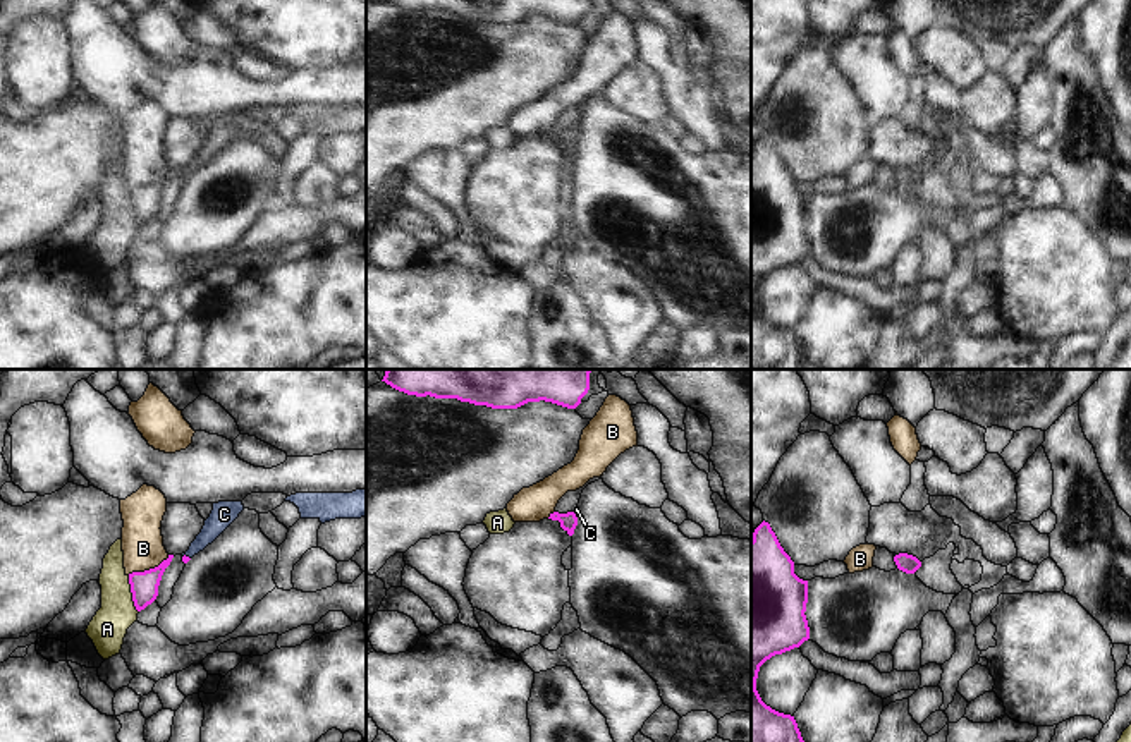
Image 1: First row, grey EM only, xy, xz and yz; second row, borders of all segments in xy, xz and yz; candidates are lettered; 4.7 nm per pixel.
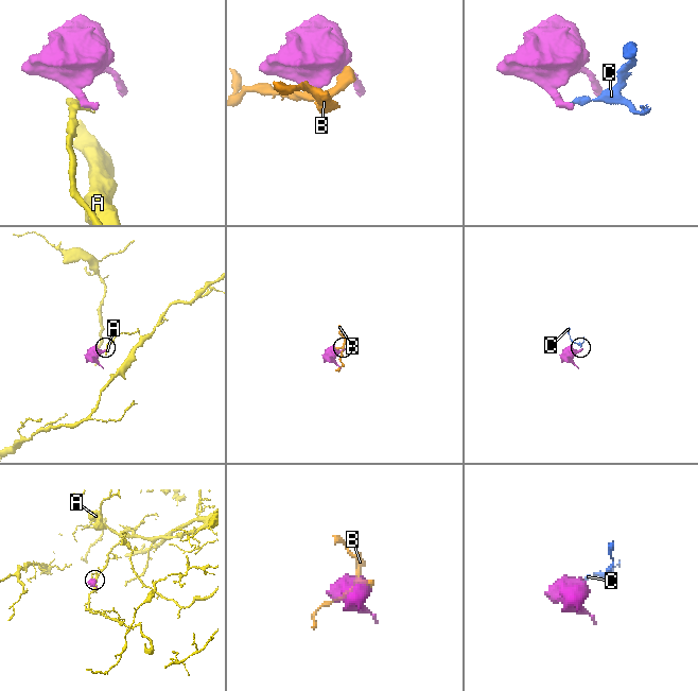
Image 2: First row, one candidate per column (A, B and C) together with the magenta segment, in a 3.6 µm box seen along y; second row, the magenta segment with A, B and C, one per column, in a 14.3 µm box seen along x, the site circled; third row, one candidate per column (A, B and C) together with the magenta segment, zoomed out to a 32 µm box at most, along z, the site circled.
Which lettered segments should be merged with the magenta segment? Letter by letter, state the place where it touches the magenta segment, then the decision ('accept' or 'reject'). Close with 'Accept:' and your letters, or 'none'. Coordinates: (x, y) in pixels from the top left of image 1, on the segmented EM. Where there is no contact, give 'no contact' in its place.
A: contact xy (133, 595); reject
B: contact xy (150, 569); reject
C: contact xy (184, 555); accept
Accept: C

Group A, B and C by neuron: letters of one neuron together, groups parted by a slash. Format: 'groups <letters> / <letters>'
groups A / B / C

